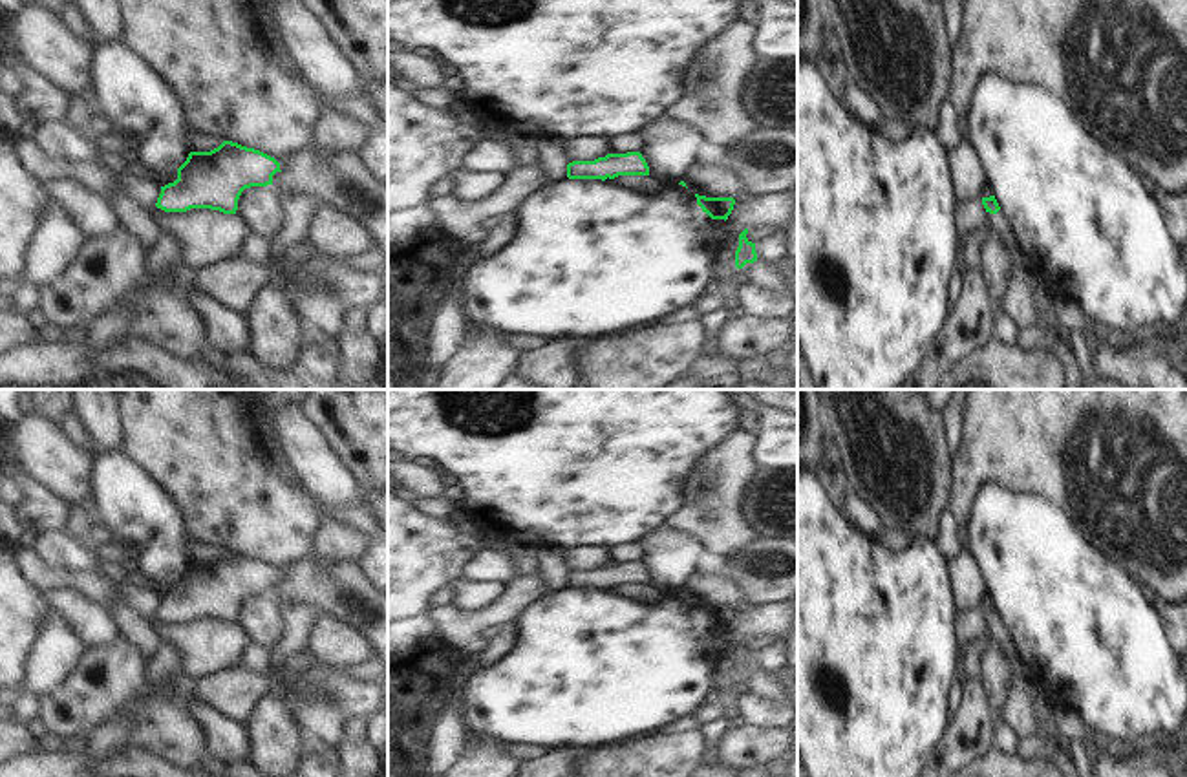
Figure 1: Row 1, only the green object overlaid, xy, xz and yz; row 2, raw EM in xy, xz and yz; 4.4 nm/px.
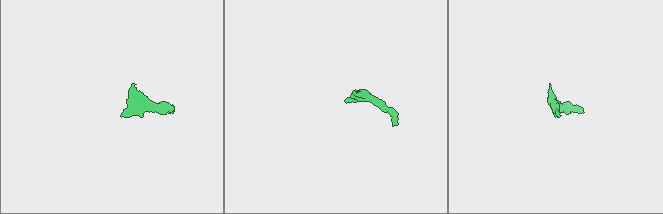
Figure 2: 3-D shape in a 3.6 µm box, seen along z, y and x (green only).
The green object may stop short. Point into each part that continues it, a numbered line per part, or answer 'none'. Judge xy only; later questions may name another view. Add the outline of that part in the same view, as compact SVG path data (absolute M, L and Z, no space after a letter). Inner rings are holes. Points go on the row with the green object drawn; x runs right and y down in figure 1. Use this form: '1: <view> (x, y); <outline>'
none

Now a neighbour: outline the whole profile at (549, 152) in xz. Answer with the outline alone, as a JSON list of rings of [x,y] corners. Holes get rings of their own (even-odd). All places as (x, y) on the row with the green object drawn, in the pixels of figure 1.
[[[538,141],[538,165],[543,170],[545,183],[554,183],[567,177],[569,161],[561,148],[561,141]]]

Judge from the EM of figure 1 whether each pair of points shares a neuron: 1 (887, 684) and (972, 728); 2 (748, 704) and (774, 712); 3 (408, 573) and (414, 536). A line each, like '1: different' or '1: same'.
1: different
2: same
3: same

